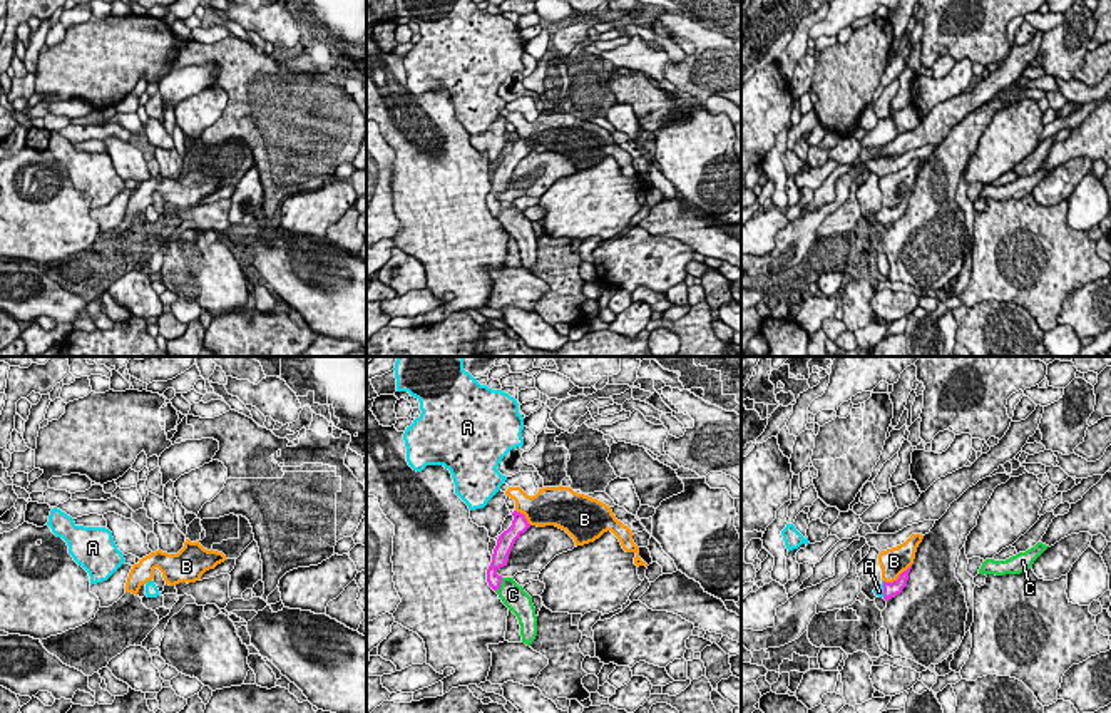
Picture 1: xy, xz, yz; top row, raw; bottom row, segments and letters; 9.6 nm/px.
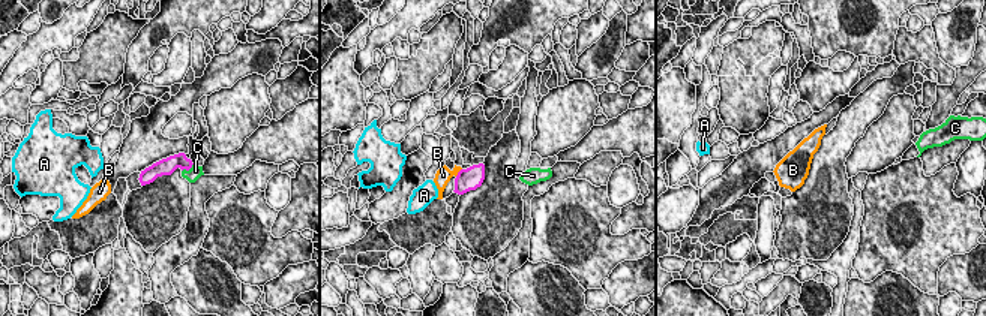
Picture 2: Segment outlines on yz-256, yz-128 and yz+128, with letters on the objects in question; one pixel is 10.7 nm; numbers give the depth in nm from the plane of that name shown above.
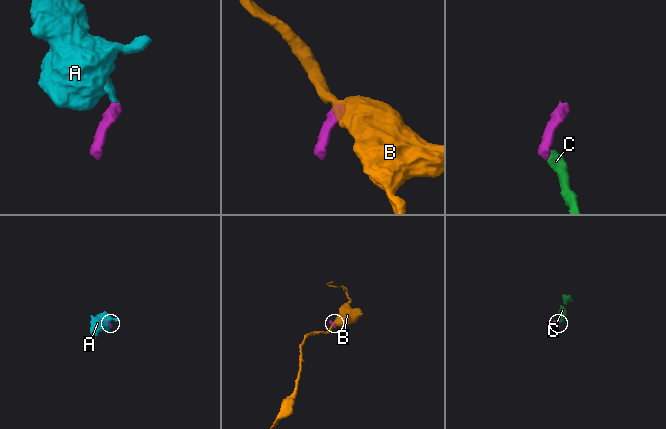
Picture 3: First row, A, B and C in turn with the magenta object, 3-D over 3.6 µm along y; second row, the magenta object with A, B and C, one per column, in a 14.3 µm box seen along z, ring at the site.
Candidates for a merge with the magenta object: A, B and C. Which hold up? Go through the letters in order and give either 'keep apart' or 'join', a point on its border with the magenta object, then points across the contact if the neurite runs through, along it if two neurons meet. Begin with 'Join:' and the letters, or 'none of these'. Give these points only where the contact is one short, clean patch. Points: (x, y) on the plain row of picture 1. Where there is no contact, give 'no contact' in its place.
Join: A, C
A: join; meets magenta in yz at (884, 215)
B: keep apart; meets magenta in yz at (899, 203); border along yz (911, 189), (895, 205), (884, 206)
C: join; meets magenta in xz at (501, 208); runs through xz (499, 183), (494, 201), (501, 208), (512, 220)

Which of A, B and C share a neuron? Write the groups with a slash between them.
A C / B

